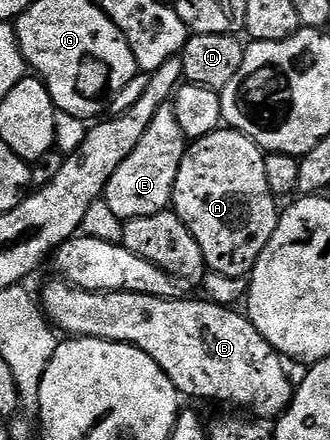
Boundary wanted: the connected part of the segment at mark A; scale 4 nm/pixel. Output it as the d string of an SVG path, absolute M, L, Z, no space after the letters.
M220 127L214 133L205 135L201 139L190 142L187 147L187 154L181 159L181 167L177 171L177 183L175 184L175 195L173 198L173 212L180 217L181 220L189 227L189 231L193 235L193 239L197 239L197 243L201 247L201 251L207 260L207 268L210 272L220 273L226 277L246 278L251 270L255 268L257 259L261 255L261 251L265 251L265 247L269 243L269 239L273 239L273 231L277 227L281 216L281 209L278 209L277 199L269 191L269 182L265 179L265 153L255 142L248 139L243 133L237 132L230 127Z

